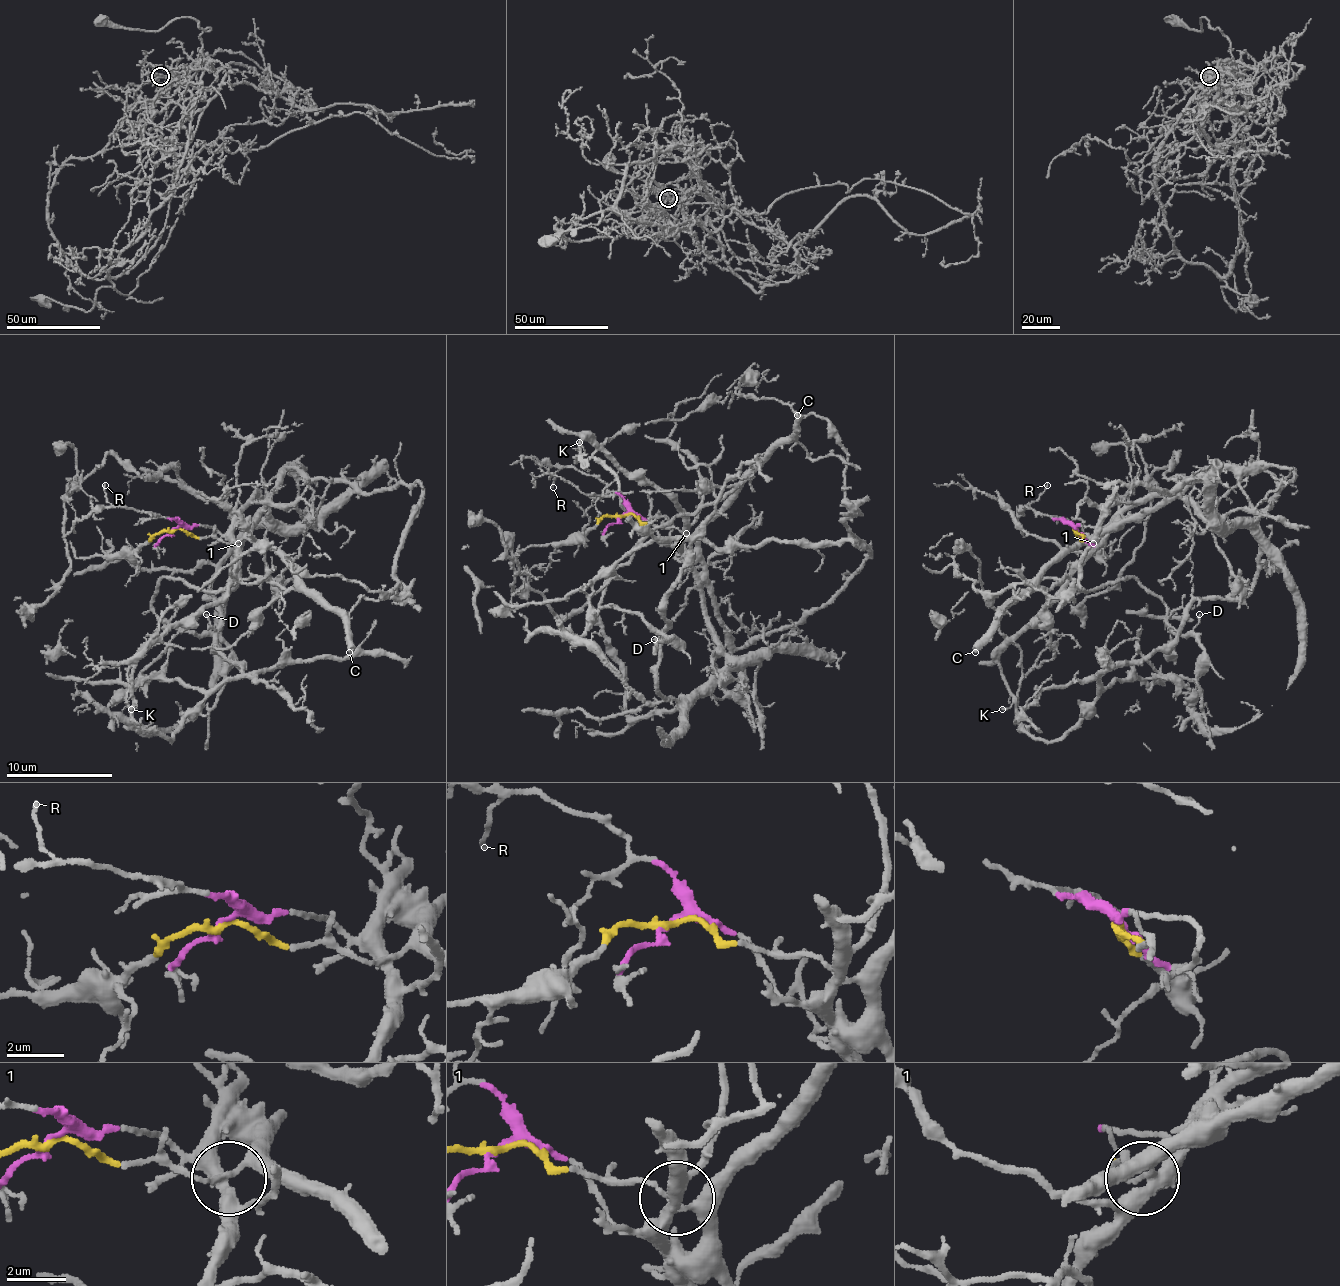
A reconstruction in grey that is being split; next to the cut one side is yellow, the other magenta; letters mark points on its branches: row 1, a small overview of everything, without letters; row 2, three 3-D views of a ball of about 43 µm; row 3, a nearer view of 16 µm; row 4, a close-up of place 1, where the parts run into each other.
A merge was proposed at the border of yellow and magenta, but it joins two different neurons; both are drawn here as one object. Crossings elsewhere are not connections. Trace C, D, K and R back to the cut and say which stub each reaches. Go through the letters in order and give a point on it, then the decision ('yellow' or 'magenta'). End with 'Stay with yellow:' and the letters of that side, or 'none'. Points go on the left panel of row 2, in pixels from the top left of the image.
C: place (349, 652); yellow
D: place (206, 614); yellow
K: place (131, 709); magenta
R: place (105, 485); magenta
Stay with yellow: C, D

